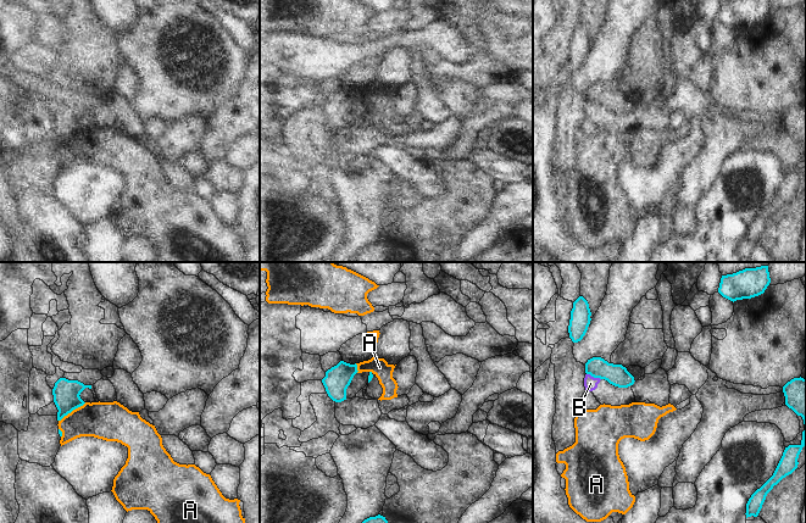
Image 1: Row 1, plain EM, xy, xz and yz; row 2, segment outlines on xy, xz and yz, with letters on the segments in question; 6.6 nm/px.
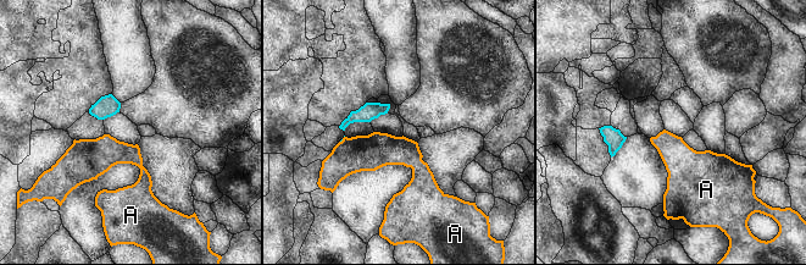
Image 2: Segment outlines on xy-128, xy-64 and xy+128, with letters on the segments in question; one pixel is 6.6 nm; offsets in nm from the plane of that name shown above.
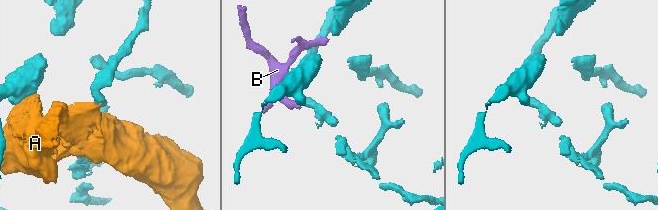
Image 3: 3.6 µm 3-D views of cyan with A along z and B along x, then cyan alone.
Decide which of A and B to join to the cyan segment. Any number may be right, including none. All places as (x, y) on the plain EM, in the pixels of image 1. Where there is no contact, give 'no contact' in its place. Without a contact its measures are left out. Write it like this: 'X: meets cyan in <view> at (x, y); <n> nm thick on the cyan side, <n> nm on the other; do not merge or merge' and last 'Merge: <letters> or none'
A: meets cyan in xy at (72, 137); 180 nm thick on the cyan side, 260 nm on the other; do not merge
B: meets cyan in yz at (594, 104); 140 nm thick on the cyan side, 90 nm on the other; do not merge
Merge: none

